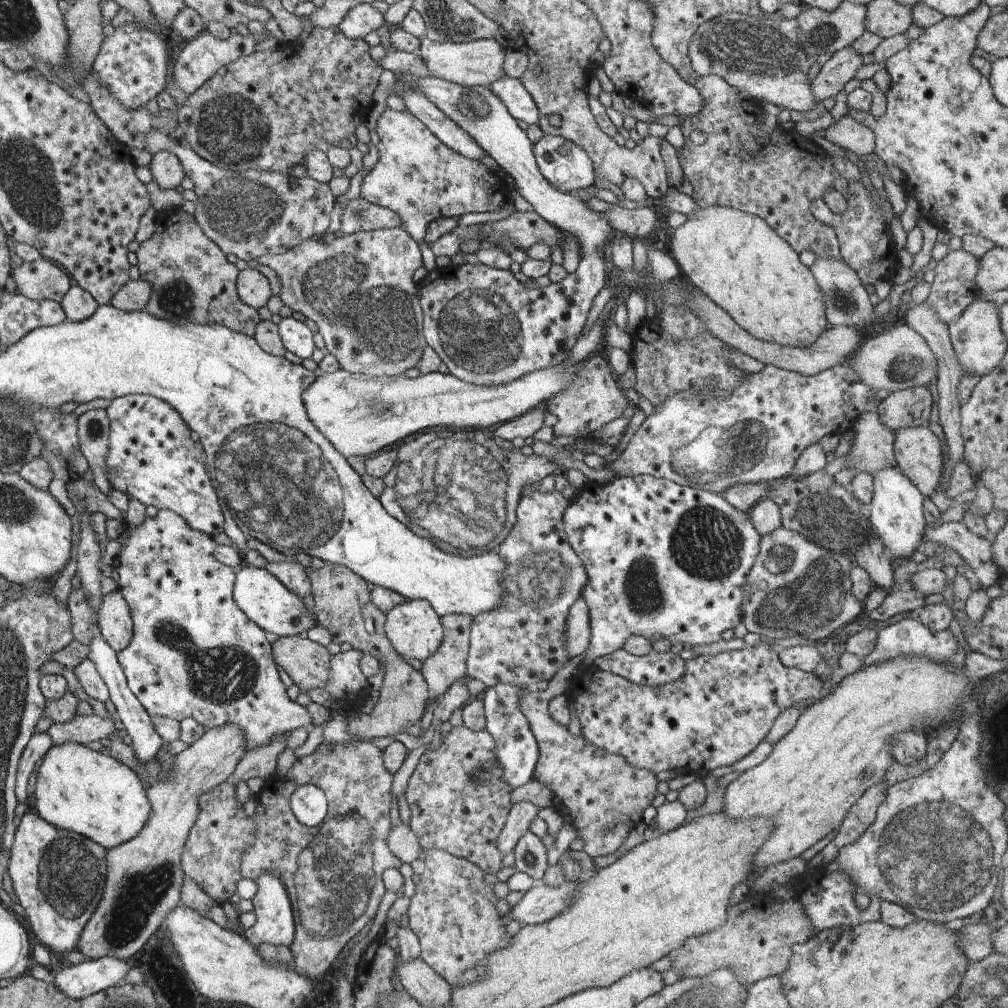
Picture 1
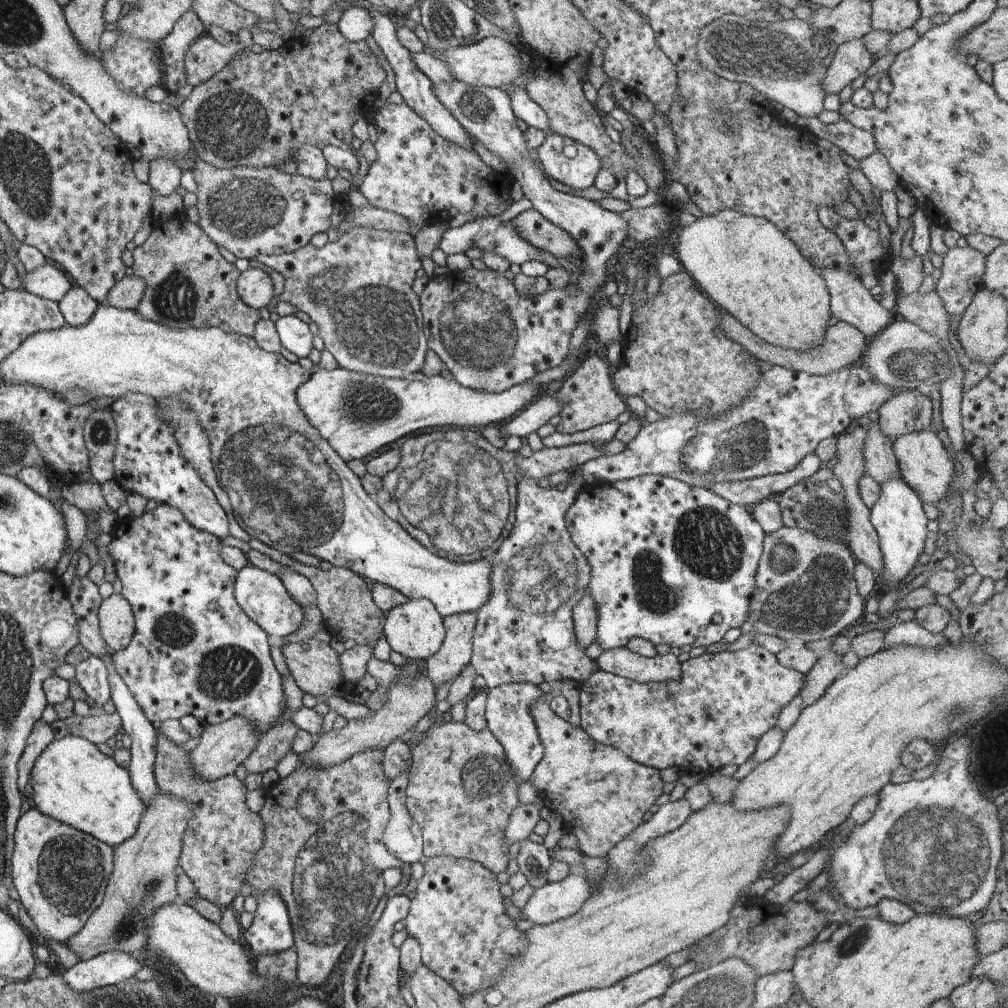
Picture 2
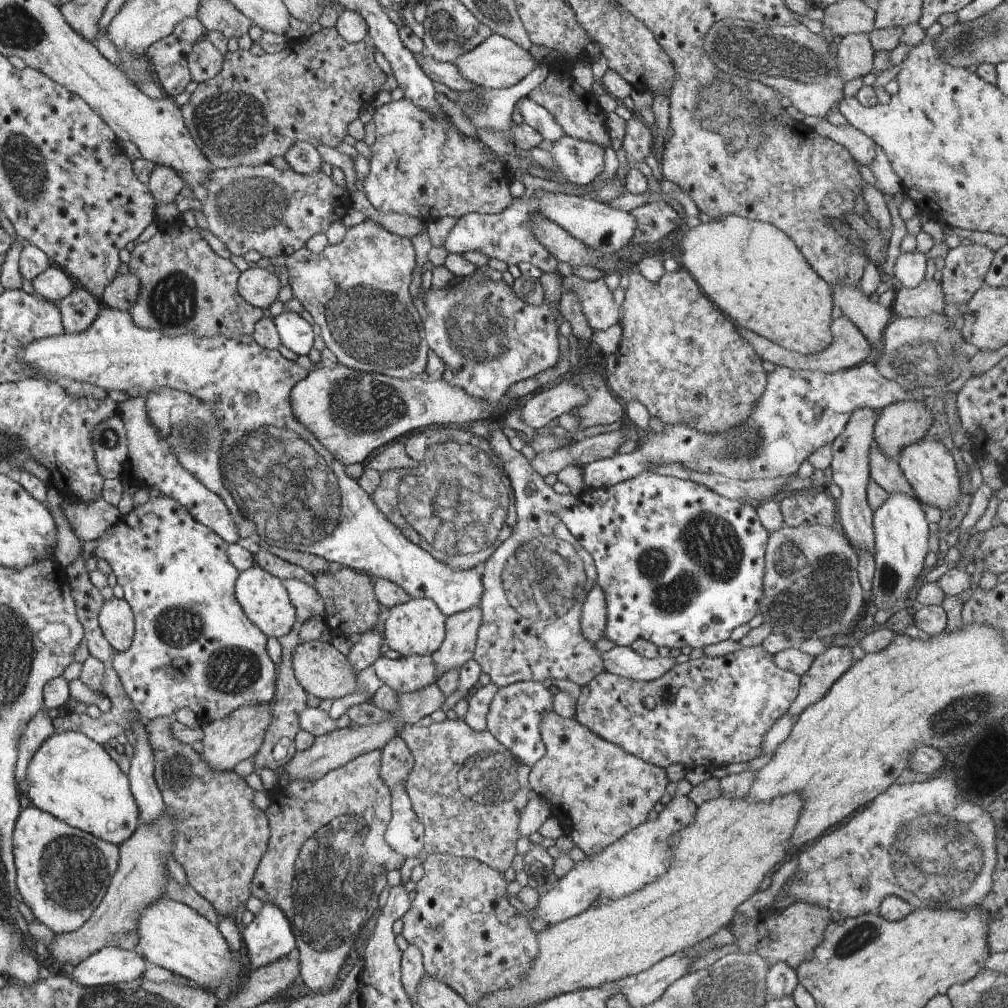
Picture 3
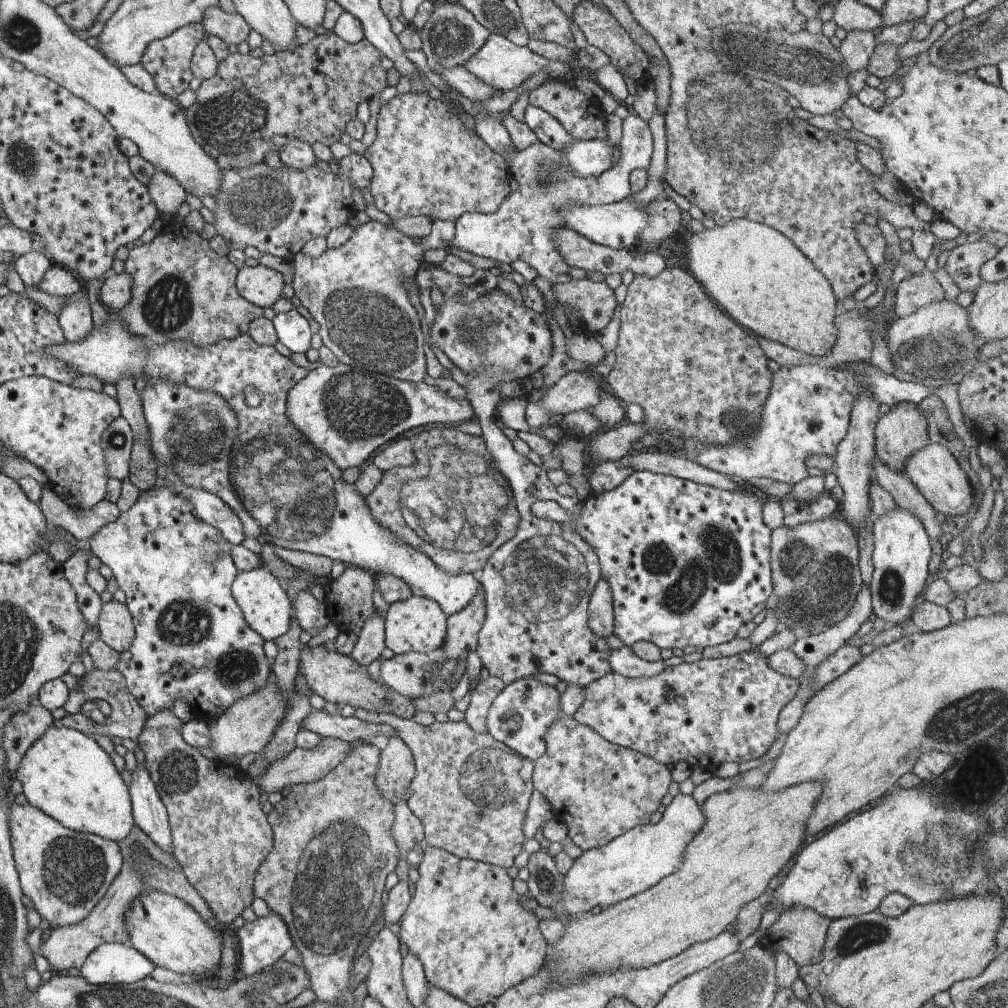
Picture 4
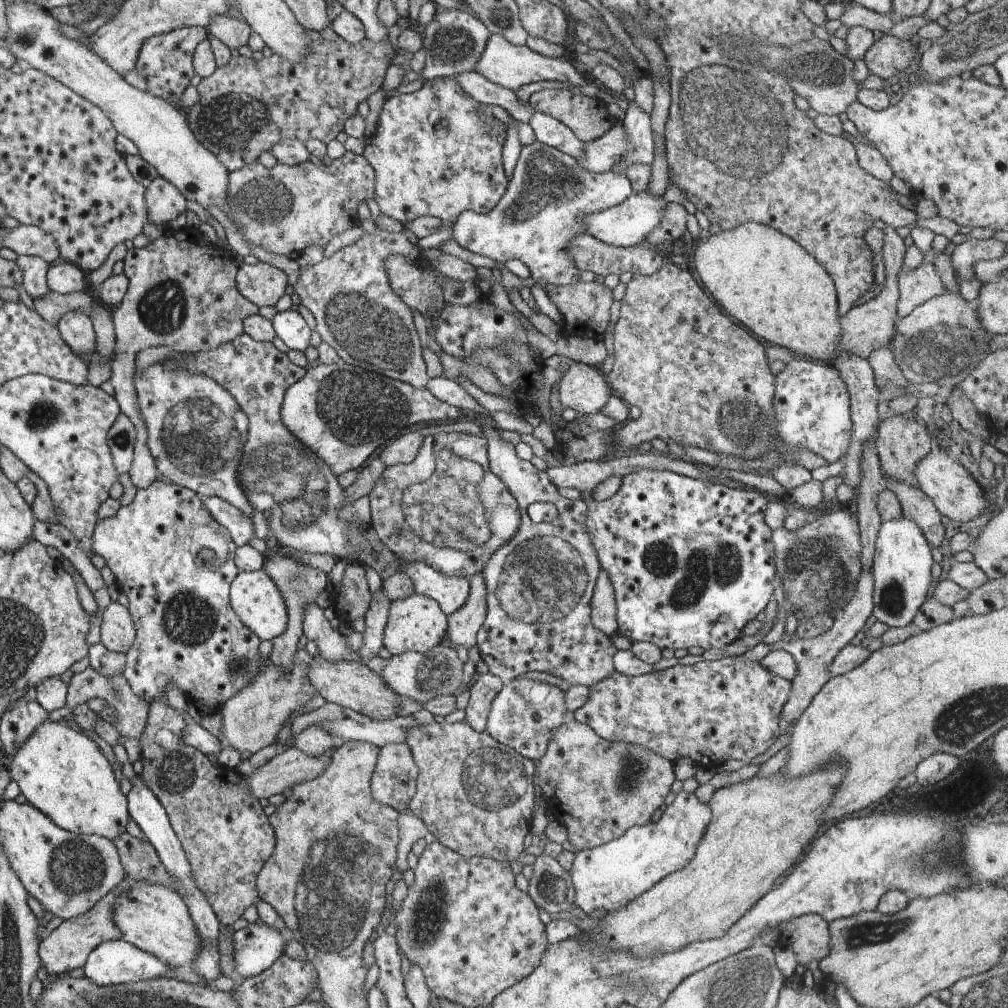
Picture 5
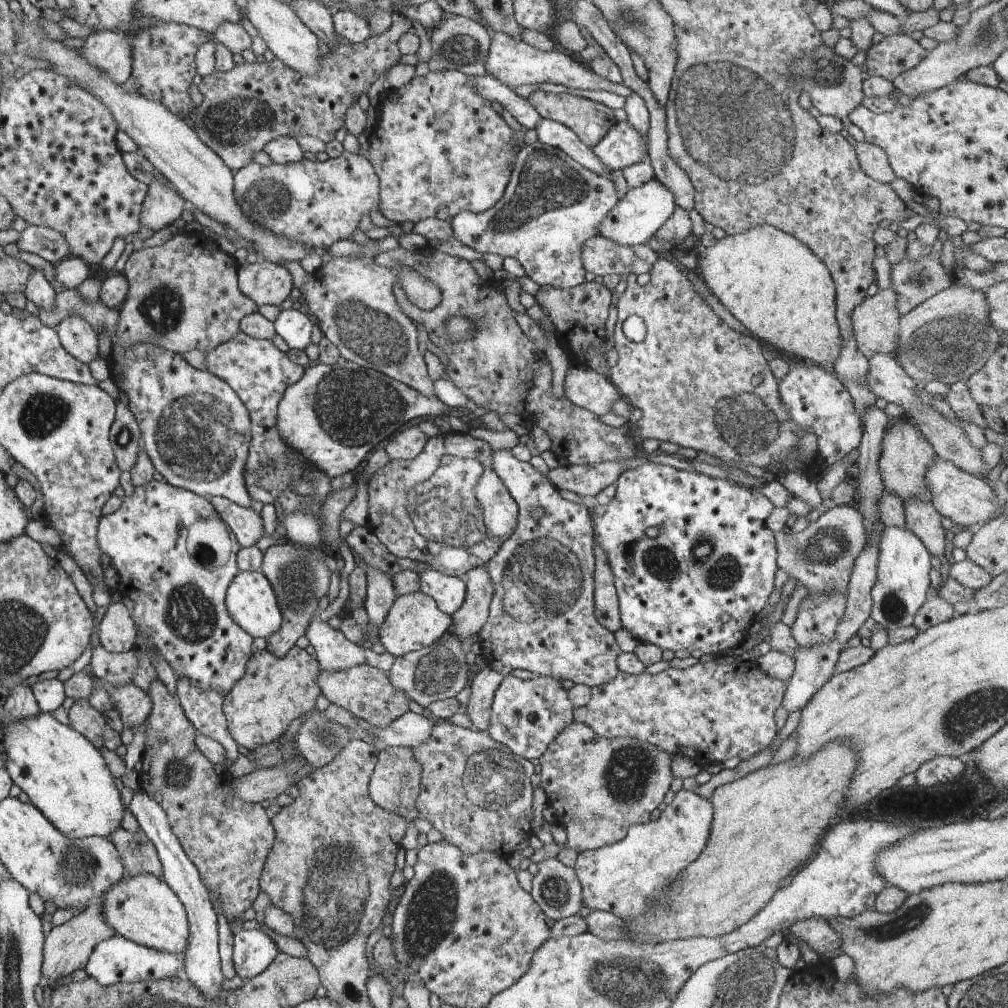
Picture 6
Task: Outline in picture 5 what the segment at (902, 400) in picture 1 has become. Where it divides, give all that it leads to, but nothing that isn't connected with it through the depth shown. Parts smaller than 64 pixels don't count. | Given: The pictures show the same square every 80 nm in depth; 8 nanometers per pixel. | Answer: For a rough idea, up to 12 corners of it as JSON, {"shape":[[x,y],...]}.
{"shape":[[914,414],[879,422],[883,474],[919,488],[916,464],[933,450]]}

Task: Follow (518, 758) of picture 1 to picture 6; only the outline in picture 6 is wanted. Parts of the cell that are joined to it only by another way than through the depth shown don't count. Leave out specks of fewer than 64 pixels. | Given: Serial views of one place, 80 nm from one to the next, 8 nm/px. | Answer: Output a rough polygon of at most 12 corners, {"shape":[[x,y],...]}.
{"shape":[[544,675],[503,678],[487,734],[540,759],[574,710]]}

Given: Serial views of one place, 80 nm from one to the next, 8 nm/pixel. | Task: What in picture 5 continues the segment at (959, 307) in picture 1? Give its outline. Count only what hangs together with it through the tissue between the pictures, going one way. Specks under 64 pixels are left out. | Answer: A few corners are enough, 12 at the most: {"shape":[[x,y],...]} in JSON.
{"shape":[[961,239],[948,260],[957,277],[975,277],[974,264],[1004,256],[1006,245]]}

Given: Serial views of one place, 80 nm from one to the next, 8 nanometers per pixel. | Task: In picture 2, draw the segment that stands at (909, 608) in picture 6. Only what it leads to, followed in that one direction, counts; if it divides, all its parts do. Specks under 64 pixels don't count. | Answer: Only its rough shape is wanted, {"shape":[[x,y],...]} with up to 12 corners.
{"shape":[[903,478],[870,508],[882,595],[917,567],[929,521]]}

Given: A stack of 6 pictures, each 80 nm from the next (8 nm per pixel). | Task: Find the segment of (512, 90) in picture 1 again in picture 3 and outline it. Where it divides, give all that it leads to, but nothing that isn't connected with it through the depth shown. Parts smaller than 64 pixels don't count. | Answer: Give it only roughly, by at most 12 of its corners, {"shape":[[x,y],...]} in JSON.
{"shape":[[524,96],[516,104],[523,122],[546,145],[565,136],[552,114]]}

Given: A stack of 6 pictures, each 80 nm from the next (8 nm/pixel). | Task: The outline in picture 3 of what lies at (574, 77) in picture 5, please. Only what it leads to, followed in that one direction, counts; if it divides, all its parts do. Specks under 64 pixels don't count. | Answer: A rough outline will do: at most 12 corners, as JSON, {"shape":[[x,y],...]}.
{"shape":[[492,33],[454,62],[488,89],[515,86],[540,64]]}

